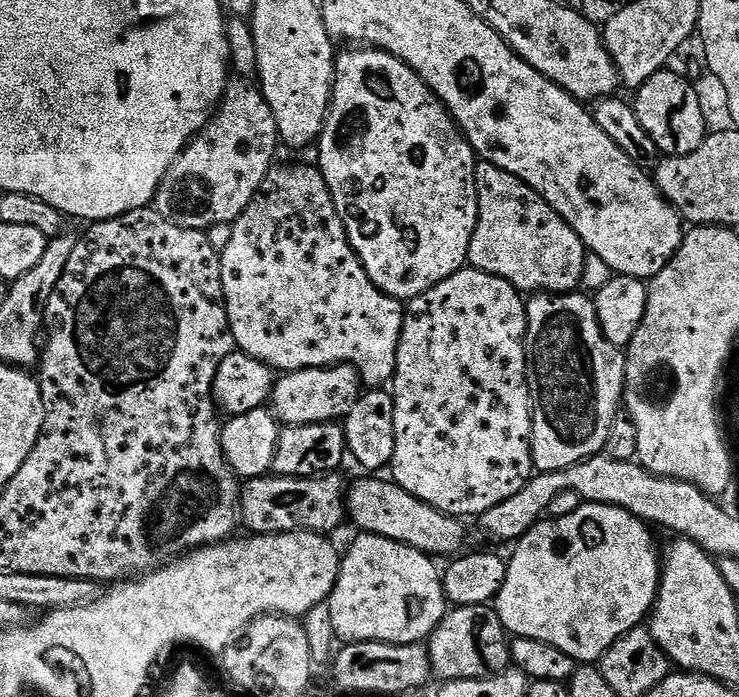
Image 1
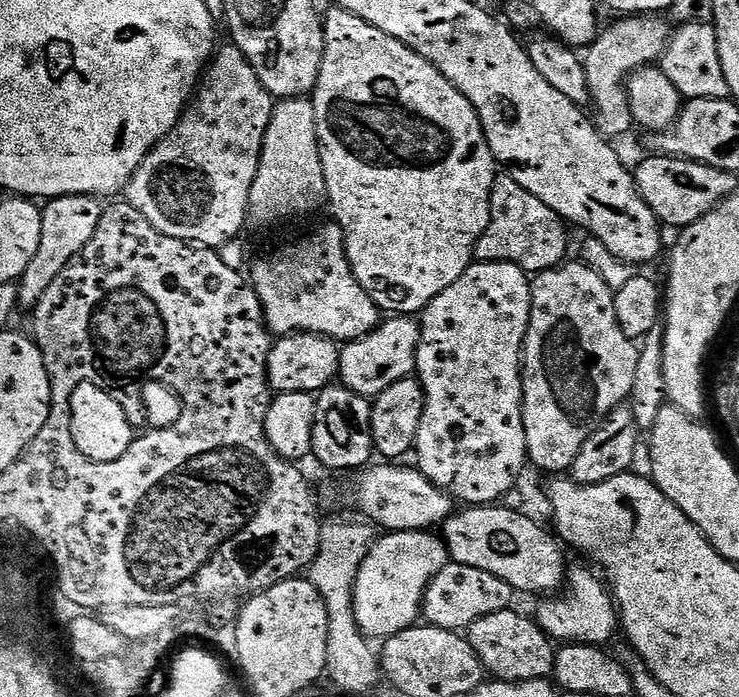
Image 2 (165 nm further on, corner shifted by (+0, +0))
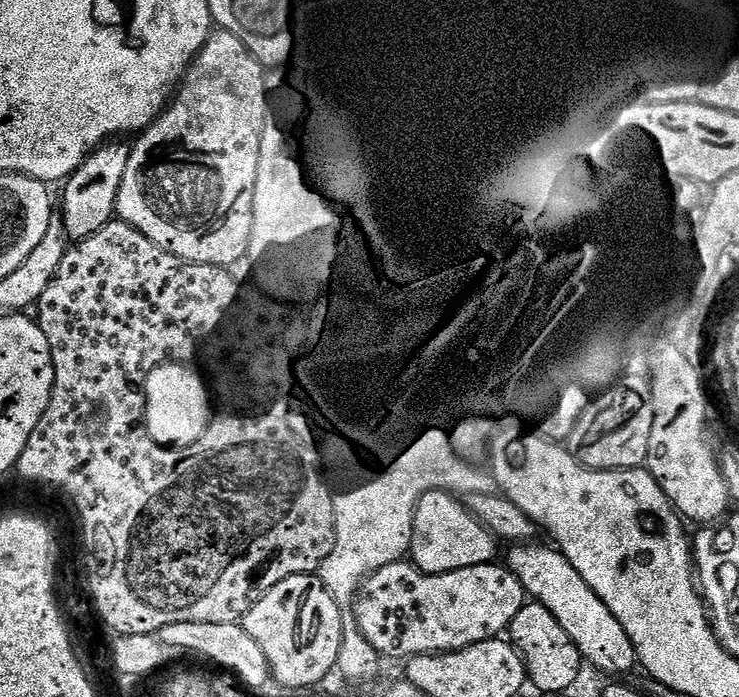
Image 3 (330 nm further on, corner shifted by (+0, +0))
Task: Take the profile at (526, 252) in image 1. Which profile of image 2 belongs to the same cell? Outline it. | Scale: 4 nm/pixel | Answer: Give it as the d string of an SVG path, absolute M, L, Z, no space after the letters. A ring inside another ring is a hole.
M507 174L497 175L492 187L490 226L484 231L484 241L476 245L476 256L487 257L497 248L499 255L517 264L529 274L545 272L565 263L568 252L568 232L565 221L546 202L534 198Z

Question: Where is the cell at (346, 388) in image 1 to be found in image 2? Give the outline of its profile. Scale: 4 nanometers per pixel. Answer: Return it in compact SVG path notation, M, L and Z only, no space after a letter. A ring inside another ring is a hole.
M396 314L361 340L349 340L340 348L338 380L354 394L375 398L382 390L390 390L394 382L409 379L416 370L416 351L420 341L420 325L411 315Z

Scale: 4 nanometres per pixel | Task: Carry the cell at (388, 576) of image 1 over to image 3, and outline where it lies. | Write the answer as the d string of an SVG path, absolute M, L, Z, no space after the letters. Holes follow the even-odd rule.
M443 490L428 492L420 497L419 502L416 504L416 513L412 523L412 551L410 553L410 560L416 567L421 568L426 576L446 574L447 572L462 570L470 566L491 564L497 559L496 547L498 547L496 537L468 511L463 499L457 498L453 493Z

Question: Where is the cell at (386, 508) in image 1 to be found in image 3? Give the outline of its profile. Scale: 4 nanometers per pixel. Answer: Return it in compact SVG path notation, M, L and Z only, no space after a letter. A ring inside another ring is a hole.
M520 542L508 552L506 567L522 582L525 593L535 603L546 606L554 618L558 618L558 626L570 634L570 642L578 646L581 657L588 660L600 672L605 672L608 678L620 678L623 672L637 667L636 651L622 630L622 622L610 614L610 606L586 586L586 578L570 566L570 562L555 547L543 548L537 542Z

